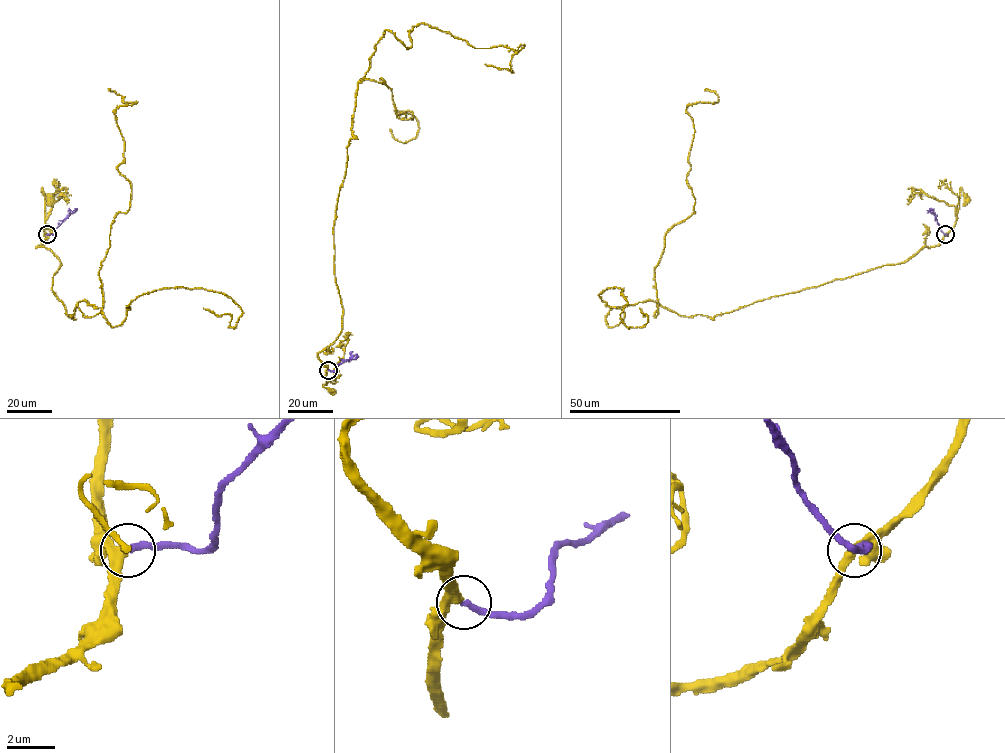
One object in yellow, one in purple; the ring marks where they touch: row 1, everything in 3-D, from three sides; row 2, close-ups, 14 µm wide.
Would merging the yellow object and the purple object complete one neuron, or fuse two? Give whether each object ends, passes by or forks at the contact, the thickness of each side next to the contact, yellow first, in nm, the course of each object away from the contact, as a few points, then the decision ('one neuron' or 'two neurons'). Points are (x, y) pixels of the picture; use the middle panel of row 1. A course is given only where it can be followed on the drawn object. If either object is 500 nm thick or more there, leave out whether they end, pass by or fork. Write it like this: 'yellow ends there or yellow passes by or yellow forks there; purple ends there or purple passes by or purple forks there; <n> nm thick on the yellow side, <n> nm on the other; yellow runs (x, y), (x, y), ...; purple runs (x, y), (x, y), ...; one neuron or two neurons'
yellow passes by; purple ends there; 360 nm thick on the yellow side, 240 nm on the other; yellow runs (328, 369), (323, 385), (332, 389); purple runs (328, 369), (335, 370), (338, 364), (349, 360), (352, 352); one neuron

